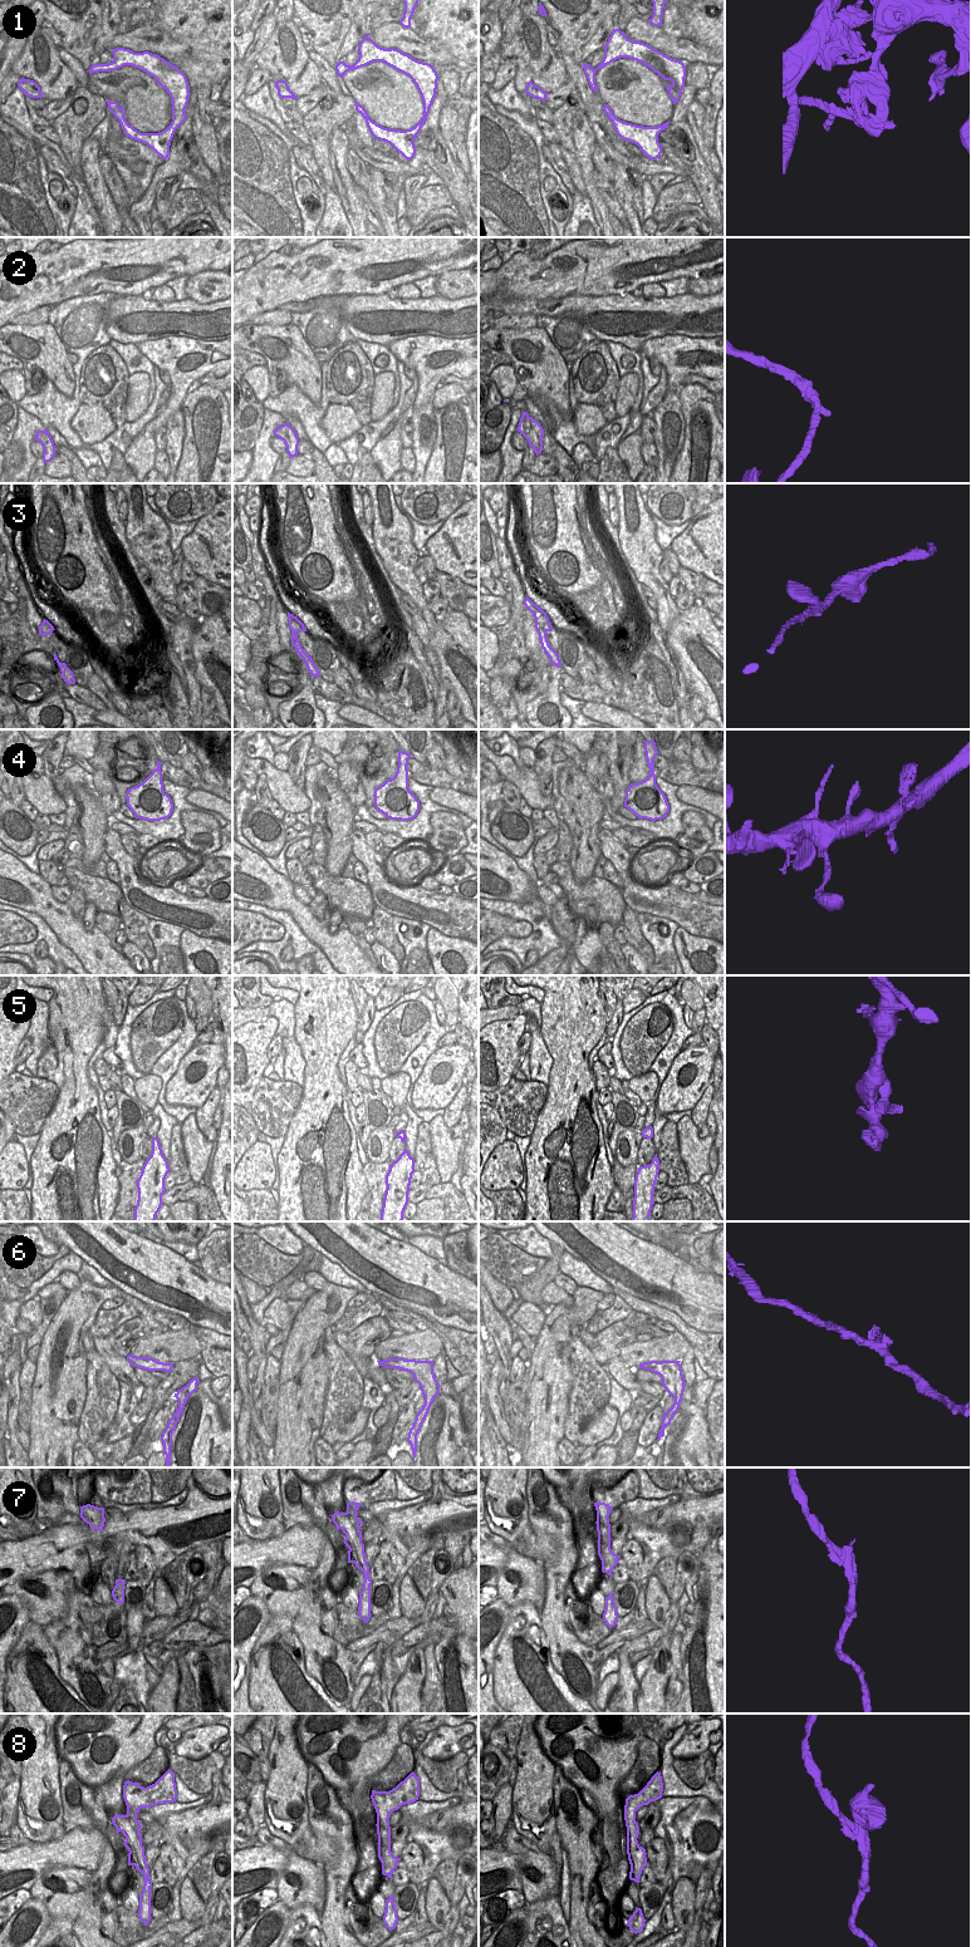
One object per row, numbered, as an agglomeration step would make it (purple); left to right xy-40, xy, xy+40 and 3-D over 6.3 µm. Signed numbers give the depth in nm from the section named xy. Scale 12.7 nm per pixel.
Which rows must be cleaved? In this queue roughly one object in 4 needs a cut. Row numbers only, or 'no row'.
1, 2, 8

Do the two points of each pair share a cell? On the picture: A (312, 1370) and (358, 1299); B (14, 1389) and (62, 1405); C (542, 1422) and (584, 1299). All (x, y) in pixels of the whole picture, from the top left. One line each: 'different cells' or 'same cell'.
A: different cells
B: different cells
C: same cell

